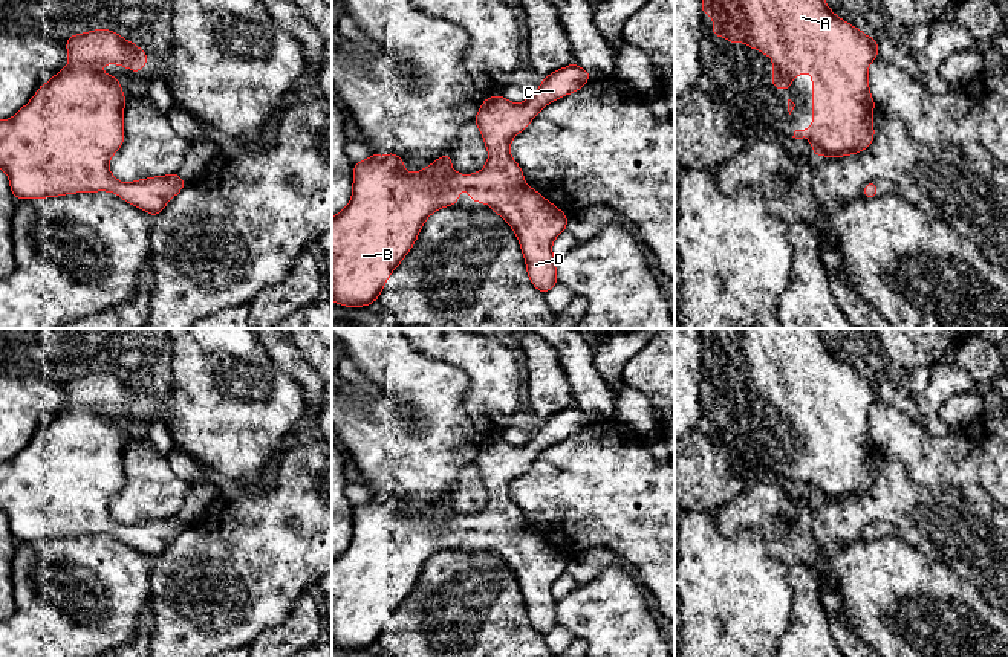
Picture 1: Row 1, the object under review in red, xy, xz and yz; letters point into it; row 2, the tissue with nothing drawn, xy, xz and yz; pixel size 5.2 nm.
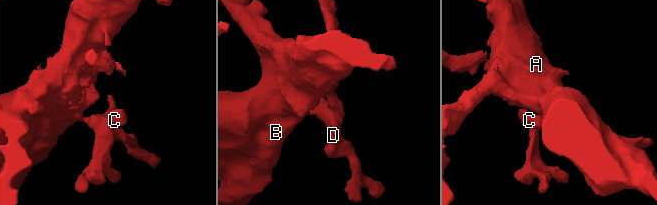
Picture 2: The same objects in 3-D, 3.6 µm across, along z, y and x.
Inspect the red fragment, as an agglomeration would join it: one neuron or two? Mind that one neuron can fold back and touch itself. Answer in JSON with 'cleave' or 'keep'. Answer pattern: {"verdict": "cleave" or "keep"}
{"verdict": "keep"}

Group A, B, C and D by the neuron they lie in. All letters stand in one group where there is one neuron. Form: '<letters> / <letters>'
A B C D

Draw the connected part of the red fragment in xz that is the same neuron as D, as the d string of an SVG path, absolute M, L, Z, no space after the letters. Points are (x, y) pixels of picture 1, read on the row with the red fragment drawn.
M572 63L545 76L537 92L522 104L511 102L502 95L485 98L474 118L489 153L482 171L467 176L454 171L448 153L416 173L405 171L404 159L395 153L385 153L382 159L373 153L355 163L352 199L332 217L332 299L347 307L370 306L376 301L390 273L413 248L425 220L437 209L453 206L465 186L470 200L488 203L488 208L514 229L534 287L541 293L551 290L558 283L557 258L551 248L566 231L567 215L526 185L509 148L512 138L522 133L543 107L580 90L590 78L590 73Z

